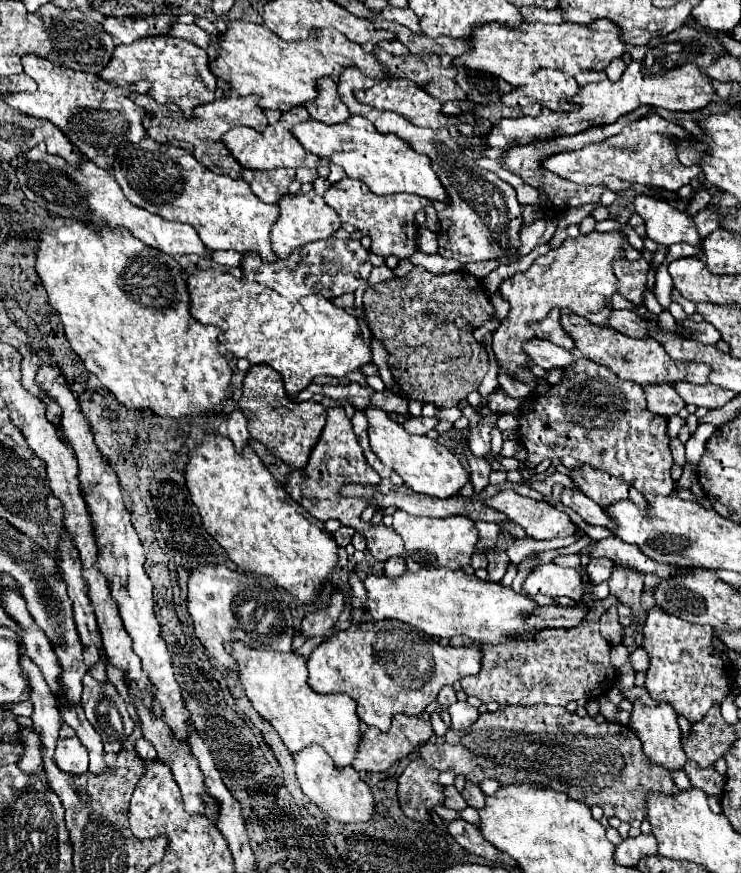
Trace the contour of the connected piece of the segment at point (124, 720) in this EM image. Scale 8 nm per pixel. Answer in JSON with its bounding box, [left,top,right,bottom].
[82,673,134,753]

